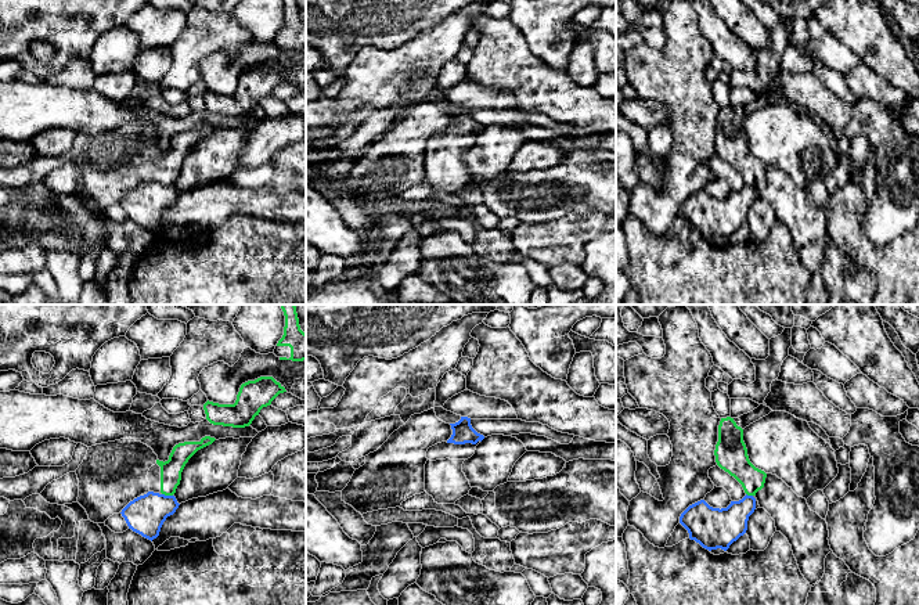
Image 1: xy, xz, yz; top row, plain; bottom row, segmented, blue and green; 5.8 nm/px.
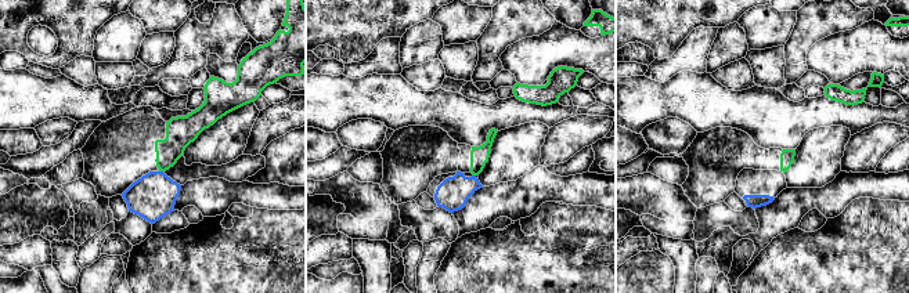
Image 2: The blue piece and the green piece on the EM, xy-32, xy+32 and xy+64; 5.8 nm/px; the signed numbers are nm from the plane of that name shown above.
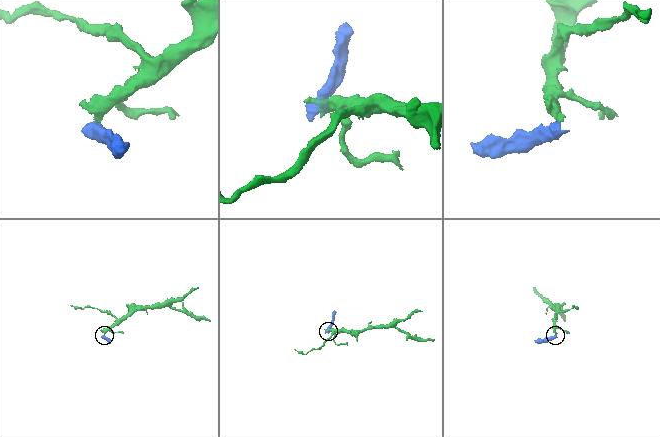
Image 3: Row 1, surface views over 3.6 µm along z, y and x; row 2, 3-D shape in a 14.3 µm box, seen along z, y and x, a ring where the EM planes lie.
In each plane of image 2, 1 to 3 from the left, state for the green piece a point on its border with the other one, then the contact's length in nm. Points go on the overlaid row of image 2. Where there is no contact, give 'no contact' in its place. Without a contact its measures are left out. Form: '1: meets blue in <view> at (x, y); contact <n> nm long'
1: meets blue in xy-32 at (161, 172); contact 30 nm long
2: no contact
3: no contact

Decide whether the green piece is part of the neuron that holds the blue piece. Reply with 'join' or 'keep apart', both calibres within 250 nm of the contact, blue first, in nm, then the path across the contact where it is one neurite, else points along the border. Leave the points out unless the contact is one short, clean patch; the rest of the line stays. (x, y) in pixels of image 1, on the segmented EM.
keep apart; 220 nm thick on the blue side, 130 nm on the other; border along xy (162, 493), (172, 496)

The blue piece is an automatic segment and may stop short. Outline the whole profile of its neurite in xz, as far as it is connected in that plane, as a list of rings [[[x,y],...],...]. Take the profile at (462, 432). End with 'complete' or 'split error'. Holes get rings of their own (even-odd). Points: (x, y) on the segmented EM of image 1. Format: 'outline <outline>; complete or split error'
outline [[[461,417],[458,422],[450,425],[453,429],[451,437],[429,447],[426,451],[428,460],[468,460],[475,454],[476,446],[484,439],[483,435],[472,428],[468,417]]]; split error

